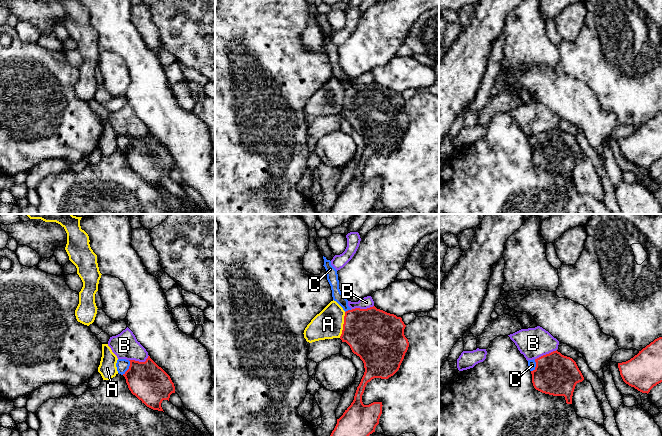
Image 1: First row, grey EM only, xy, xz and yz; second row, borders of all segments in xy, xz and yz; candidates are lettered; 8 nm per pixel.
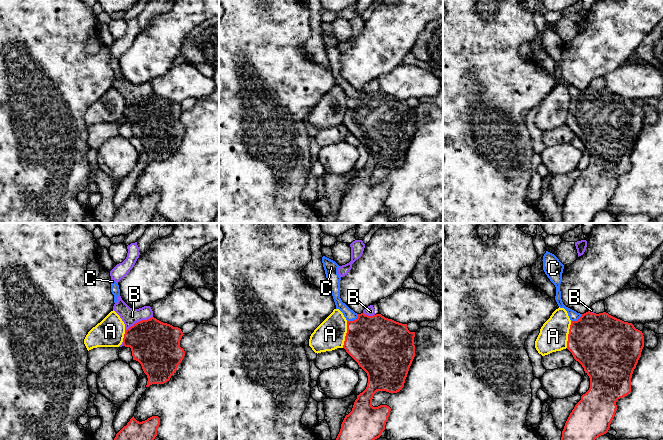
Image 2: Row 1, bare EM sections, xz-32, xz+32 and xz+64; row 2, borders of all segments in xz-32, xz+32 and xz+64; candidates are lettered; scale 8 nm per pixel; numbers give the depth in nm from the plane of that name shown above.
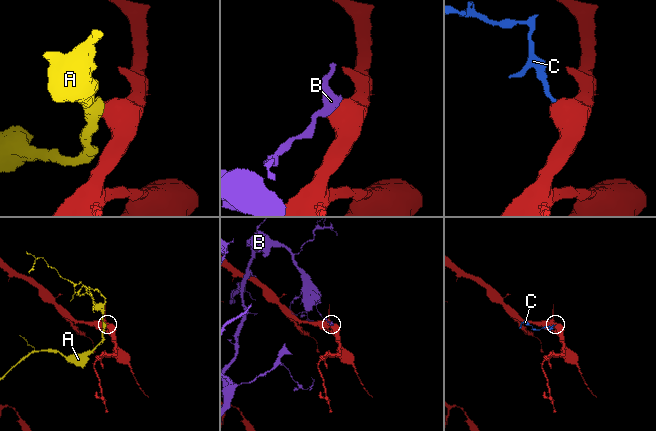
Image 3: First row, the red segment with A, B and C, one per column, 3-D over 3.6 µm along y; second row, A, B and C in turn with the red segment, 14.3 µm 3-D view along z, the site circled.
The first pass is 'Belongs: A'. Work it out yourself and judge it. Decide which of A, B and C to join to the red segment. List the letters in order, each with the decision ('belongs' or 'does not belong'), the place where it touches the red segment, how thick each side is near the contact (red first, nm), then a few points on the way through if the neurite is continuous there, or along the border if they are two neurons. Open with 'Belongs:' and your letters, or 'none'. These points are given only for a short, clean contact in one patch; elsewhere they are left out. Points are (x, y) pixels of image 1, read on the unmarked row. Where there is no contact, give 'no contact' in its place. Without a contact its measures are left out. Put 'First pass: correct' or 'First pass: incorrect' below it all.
Belongs: C
A: does not belong; contact xz (343, 101); calibres 420 and 240 nm; border xz (345, 88), (342, 109), (339, 113)
B: does not belong; contact xz (362, 85); calibres 420 and 90 nm
C: belongs; contact xy (129, 143); calibres 300 and 100 nm; way xy (146, 156), (129, 143), (122, 141)
First pass: incorrect

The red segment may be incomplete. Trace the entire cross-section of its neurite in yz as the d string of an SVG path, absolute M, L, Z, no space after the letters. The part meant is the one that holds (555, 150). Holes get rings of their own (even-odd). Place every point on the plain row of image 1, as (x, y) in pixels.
M556 126L537 135L528 136L528 142L536 166L553 172L564 172L566 179L572 180L576 160L584 156L572 134Z

